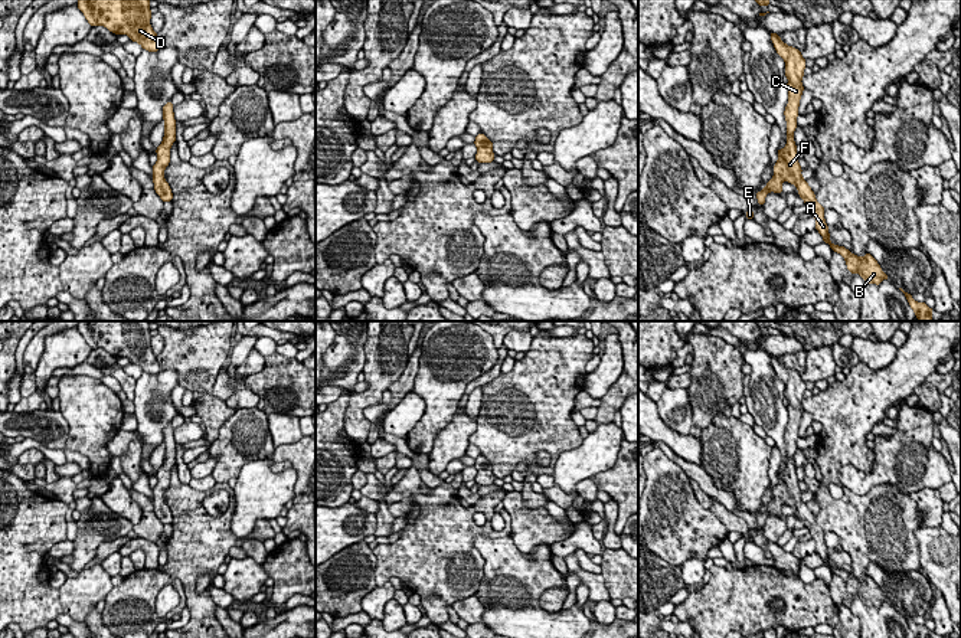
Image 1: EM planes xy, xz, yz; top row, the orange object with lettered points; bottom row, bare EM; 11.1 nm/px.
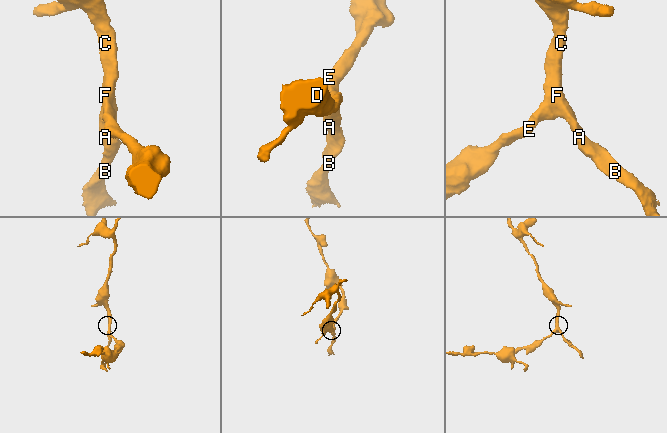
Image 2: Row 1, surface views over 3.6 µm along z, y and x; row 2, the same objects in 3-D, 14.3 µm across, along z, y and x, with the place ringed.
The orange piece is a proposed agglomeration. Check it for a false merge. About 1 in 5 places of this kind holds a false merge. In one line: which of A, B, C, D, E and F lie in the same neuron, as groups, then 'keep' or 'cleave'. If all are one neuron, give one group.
A B C D E F | keep

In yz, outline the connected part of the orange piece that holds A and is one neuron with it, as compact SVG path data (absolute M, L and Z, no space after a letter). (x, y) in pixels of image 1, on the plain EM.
M771 356L771 363L777 376L785 385L785 399L788 400L788 426L785 429L784 438L787 444L787 468L782 472L777 472L778 484L774 488L774 498L766 506L765 511L756 514L756 521L759 529L764 529L765 520L769 514L784 516L782 506L788 504L798 511L800 520L804 523L804 527L808 529L811 537L815 542L815 552L823 559L823 565L828 566L833 575L840 576L847 588L849 595L857 595L866 605L880 608L883 602L889 599L882 593L877 583L867 575L863 580L856 579L844 569L839 569L830 565L828 549L824 542L824 530L817 524L814 514L807 507L807 503L803 501L798 480L797 468L794 464L794 454L797 448L800 422L804 413L801 402L804 399L805 382L801 379L801 374L792 369L784 366L779 361L778 356Z

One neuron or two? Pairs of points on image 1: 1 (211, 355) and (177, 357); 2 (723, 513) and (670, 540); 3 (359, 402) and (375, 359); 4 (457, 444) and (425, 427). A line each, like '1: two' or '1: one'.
1: one
2: two
3: one
4: two

